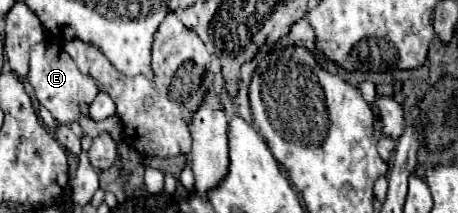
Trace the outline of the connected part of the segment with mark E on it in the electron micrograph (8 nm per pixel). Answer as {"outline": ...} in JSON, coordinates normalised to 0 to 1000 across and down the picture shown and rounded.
{"outline":[[[105,188],[79,207],[79,225],[70,225],[70,244],[66,244],[61,385],[70,394],[87,498],[96,498],[127,582],[144,582],[144,592],[170,573],[170,554],[179,535],[175,488],[197,498],[201,469],[210,460],[210,441],[218,432],[210,376],[201,376],[197,357],[183,357],[127,197],[105,197]]]}

